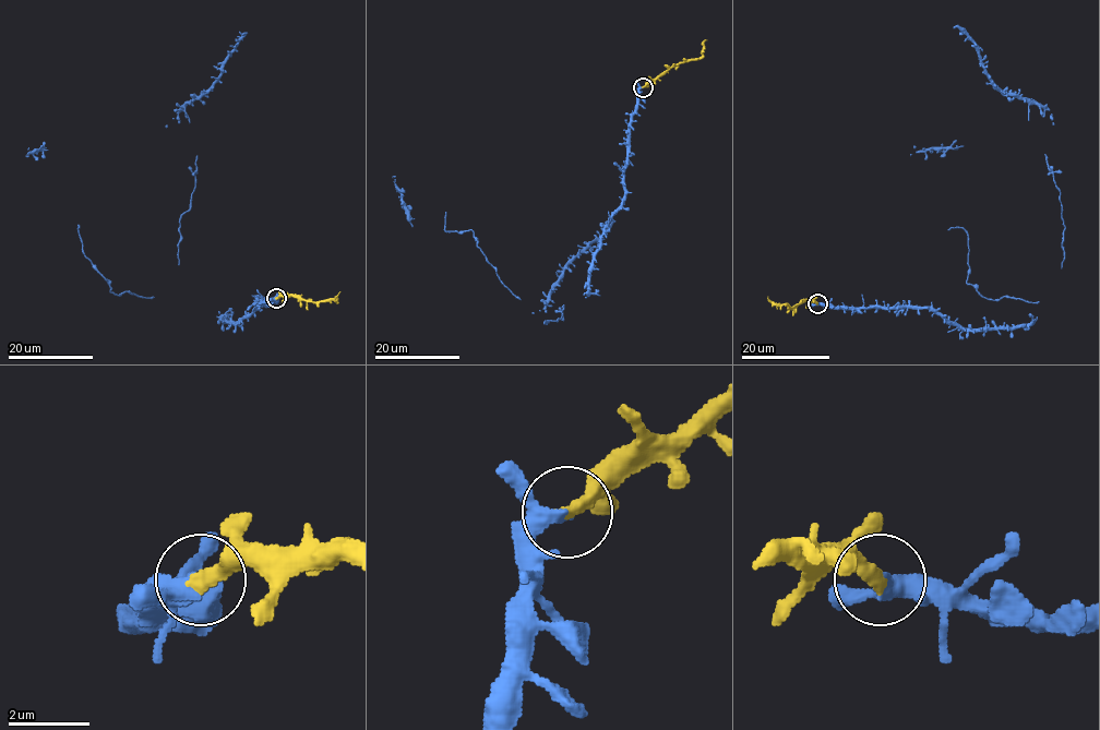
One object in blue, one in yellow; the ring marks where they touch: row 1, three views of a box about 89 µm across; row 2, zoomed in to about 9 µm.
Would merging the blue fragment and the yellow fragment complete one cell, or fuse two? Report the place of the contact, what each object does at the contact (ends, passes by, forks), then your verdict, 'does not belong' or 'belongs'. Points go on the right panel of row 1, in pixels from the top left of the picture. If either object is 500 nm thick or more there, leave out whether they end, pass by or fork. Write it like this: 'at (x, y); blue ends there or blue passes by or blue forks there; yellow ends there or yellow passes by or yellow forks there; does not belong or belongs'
at (817, 303); blue passes by; yellow ends there; belongs

